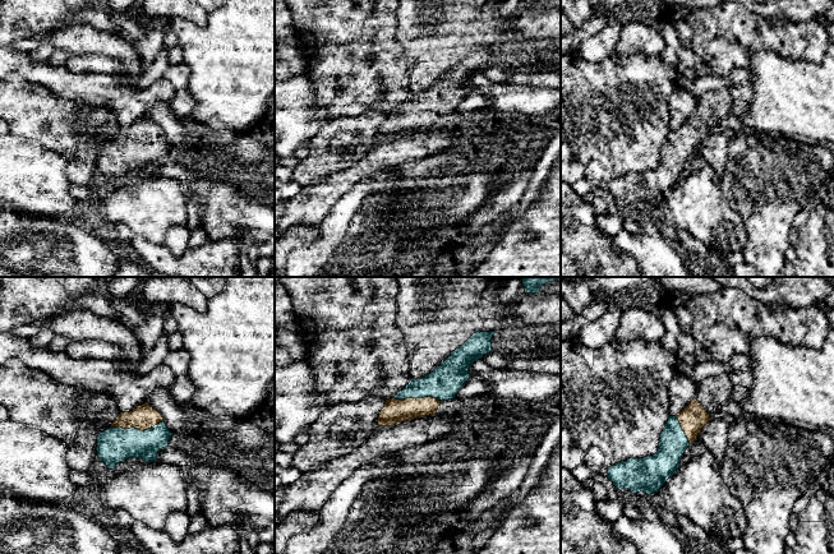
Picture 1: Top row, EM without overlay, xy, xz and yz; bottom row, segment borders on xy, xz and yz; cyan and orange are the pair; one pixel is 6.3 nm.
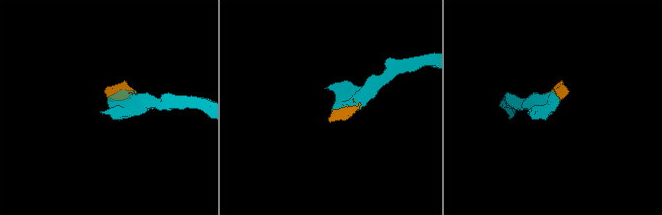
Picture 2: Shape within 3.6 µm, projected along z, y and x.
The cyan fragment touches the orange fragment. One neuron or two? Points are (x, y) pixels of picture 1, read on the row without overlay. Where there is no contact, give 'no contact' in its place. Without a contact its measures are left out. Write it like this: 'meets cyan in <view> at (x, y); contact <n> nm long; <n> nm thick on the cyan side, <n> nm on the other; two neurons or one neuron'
meets cyan in xy at (134, 142); contact 360 nm long; 220 nm thick on the cyan side, 160 nm on the other; one neuron

